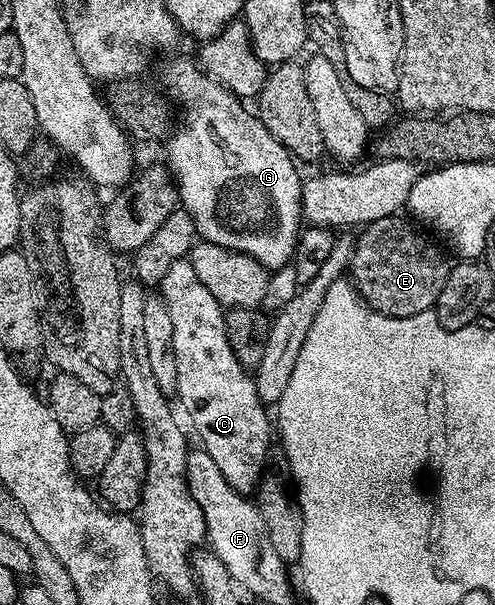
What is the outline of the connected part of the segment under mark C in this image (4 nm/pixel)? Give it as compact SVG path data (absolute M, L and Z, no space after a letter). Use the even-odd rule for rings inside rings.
M189 257L176 260L164 272L160 280L160 297L166 303L168 316L172 316L172 348L176 352L176 384L177 401L182 401L194 430L198 433L201 449L216 460L216 468L228 480L228 484L236 492L247 496L253 495L259 482L267 473L266 457L270 454L270 430L272 434L272 418L266 415L267 407L256 392L256 384L248 373L247 367L236 360L236 352L232 352L232 344L226 331L226 310L200 284L196 271L193 270Z

